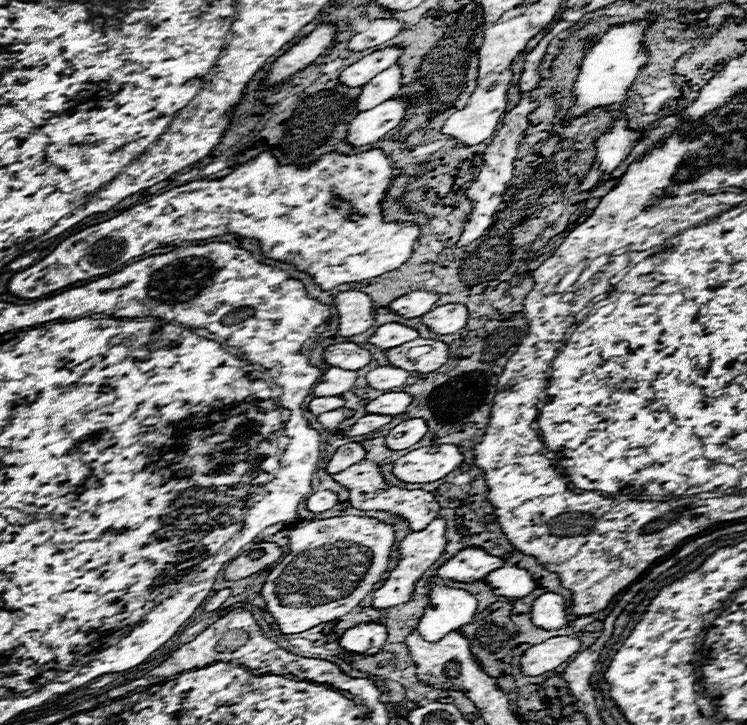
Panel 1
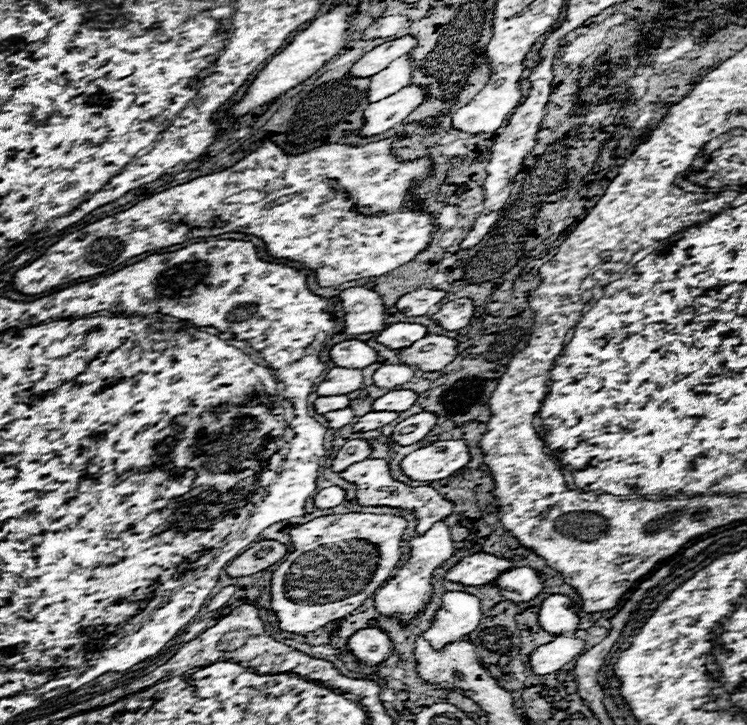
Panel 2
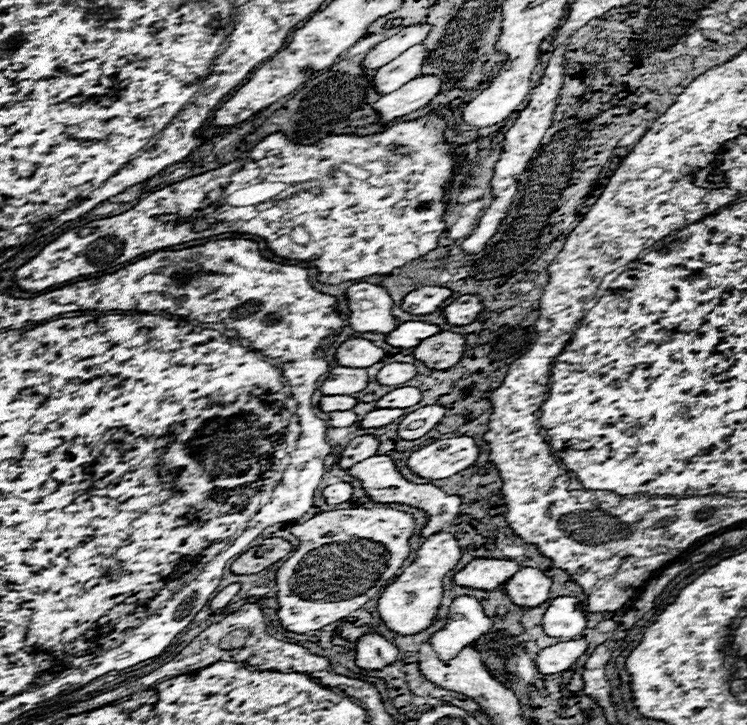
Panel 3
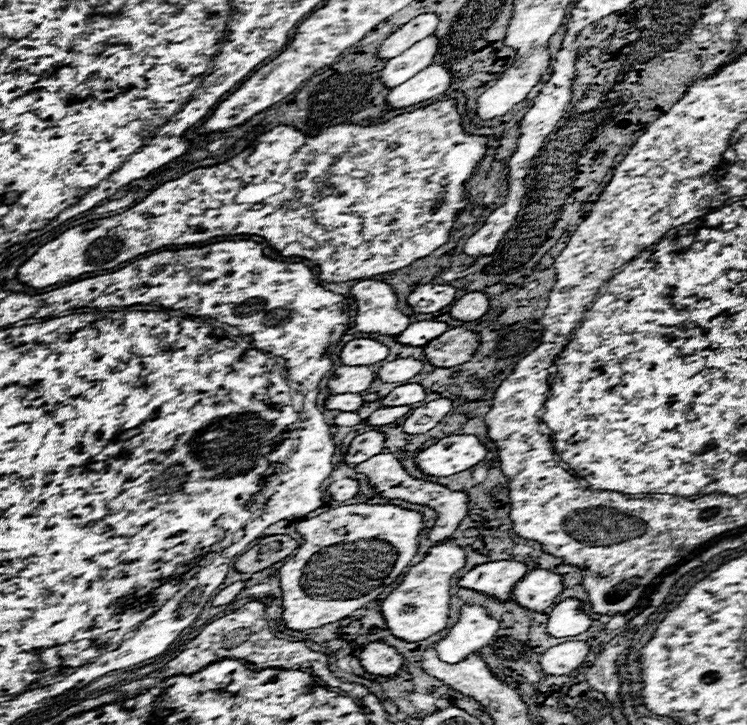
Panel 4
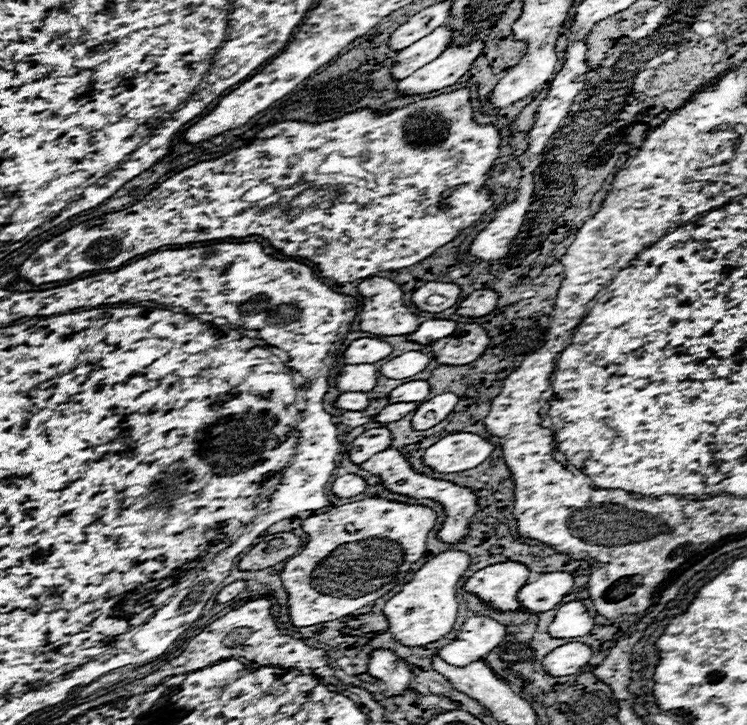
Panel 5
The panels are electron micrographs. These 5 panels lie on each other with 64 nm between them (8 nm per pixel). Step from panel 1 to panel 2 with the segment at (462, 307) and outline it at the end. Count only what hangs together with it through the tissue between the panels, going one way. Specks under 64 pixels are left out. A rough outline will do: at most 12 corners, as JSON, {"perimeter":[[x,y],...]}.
{"perimeter":[[458,298],[432,318],[446,330],[460,330],[474,316],[474,302]]}

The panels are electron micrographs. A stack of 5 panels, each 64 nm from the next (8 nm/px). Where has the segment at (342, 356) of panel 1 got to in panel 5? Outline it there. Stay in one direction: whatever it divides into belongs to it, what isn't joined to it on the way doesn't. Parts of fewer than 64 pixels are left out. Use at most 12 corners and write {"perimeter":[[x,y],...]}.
{"perimeter":[[360,338],[346,348],[346,364],[374,364],[392,346],[380,338]]}

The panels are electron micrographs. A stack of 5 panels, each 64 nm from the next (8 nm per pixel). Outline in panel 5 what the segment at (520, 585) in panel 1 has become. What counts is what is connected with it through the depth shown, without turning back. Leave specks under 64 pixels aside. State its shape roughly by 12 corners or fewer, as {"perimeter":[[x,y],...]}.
{"perimeter":[[570,572],[540,574],[518,592],[528,612],[548,612],[572,590]]}

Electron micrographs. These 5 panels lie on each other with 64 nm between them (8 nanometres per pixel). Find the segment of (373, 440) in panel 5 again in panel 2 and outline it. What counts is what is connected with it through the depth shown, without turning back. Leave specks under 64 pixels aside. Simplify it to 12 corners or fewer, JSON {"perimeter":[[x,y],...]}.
{"perimeter":[[350,440],[338,450],[332,470],[342,472],[372,454],[368,440]]}

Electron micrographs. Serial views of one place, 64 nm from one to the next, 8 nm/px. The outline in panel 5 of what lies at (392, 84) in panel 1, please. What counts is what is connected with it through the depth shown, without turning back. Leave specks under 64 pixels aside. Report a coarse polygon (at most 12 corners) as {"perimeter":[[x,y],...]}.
{"perimeter":[[446,24],[396,56],[392,76],[404,80],[436,60],[452,42]]}

